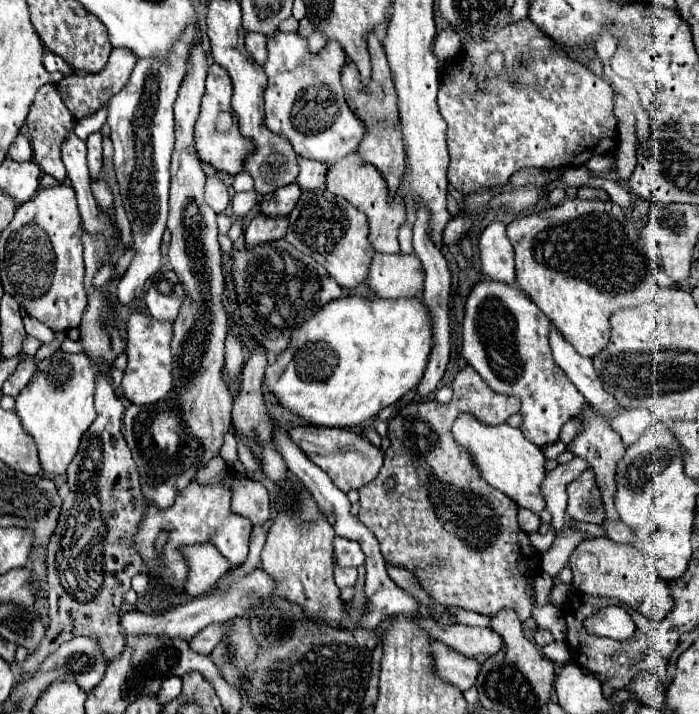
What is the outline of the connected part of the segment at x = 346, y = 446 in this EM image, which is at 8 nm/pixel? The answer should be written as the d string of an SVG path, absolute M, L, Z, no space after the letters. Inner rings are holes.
M290 426L288 428L290 438L300 446L300 450L308 456L310 462L314 462L318 468L322 468L336 488L342 492L348 490L360 490L370 480L374 480L382 468L384 454L380 448L366 442L362 436L344 430L344 428L318 428L318 426Z

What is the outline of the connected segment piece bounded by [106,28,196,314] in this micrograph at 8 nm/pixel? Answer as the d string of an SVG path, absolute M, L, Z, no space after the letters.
M194 28L186 30L178 46L170 56L168 66L160 66L150 60L138 60L128 84L106 102L108 126L112 130L110 140L114 144L114 168L120 184L120 194L128 218L132 220L134 250L136 256L130 262L126 274L118 282L118 300L124 306L134 306L134 310L148 314L142 294L146 280L160 268L160 242L166 230L168 218L168 188L170 188L170 156L174 148L174 118L172 104L176 100L182 72L186 46L194 38Z

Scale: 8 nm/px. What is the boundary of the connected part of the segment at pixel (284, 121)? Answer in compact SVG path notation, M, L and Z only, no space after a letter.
M276 32L268 38L268 60L264 72L268 76L266 126L286 138L294 152L302 158L318 160L328 166L354 152L364 136L364 124L350 112L342 92L342 68L346 64L344 50L330 42L314 56L306 48L306 40L298 34Z

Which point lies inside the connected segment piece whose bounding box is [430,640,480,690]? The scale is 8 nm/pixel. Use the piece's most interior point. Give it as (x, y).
(452, 667)

